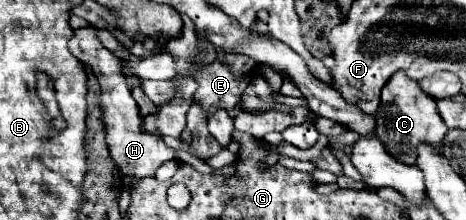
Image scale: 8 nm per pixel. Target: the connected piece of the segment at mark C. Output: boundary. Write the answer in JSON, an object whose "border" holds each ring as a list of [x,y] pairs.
{"border":[[[395,73],[395,77],[391,77],[391,81],[383,87],[381,105],[375,111],[375,121],[377,121],[379,141],[383,143],[387,153],[391,153],[391,157],[395,157],[397,161],[401,161],[405,165],[415,165],[417,145],[421,145],[421,143],[429,143],[435,149],[435,153],[441,155],[441,145],[443,145],[443,137],[447,133],[447,127],[443,125],[443,121],[435,109],[435,101],[431,97],[427,97],[419,89],[419,83],[411,81],[405,73]]]}

